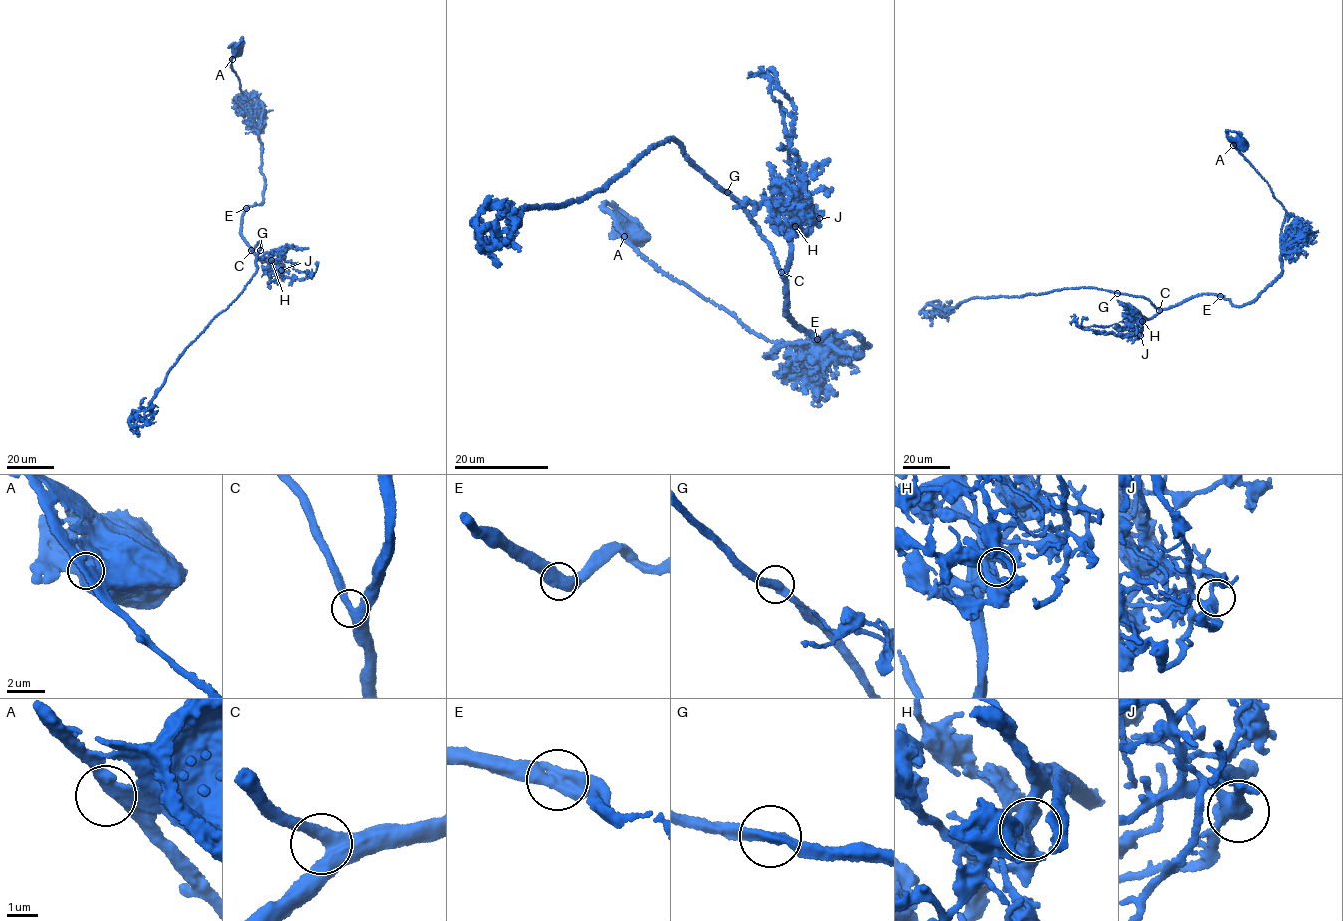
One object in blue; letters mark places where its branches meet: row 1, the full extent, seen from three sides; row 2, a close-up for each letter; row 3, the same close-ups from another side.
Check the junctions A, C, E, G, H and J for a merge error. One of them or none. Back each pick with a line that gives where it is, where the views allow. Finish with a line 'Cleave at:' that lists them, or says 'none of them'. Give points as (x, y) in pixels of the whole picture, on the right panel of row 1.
Cleave at: none of them

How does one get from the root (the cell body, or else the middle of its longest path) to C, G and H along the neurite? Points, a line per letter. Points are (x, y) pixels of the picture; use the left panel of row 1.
C: (236, 50), (230, 63), (244, 95), (236, 99), (258, 129), (265, 180), (262, 203), (242, 215), (251, 250)
G: (236, 50), (230, 63), (244, 95), (236, 99), (258, 129), (265, 180), (241, 231), (260, 250)
H: (236, 50), (236, 99), (258, 129), (265, 180), (242, 235), (271, 260)

